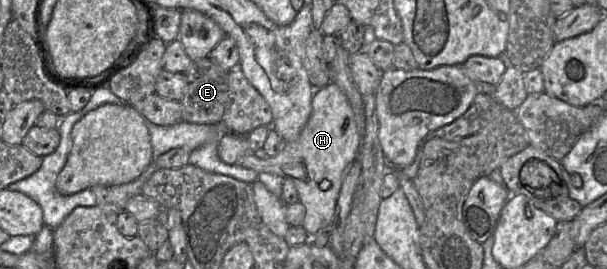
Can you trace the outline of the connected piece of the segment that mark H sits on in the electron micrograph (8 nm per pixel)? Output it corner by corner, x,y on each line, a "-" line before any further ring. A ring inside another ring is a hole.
330,82
321,89
315,89
311,105
311,115
298,138
284,143
277,155
260,159
248,152
236,163
254,170
258,175
270,173
293,182
299,202
306,210
302,228
310,238
331,227
344,177
350,165
357,159
362,139
353,110
337,84

